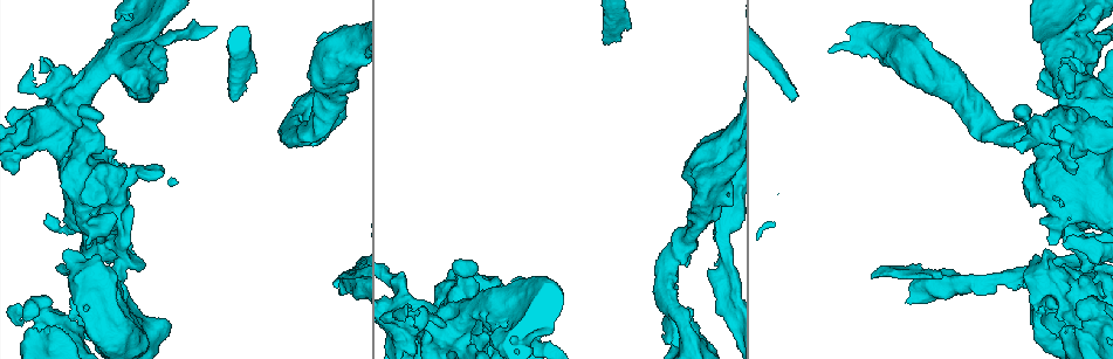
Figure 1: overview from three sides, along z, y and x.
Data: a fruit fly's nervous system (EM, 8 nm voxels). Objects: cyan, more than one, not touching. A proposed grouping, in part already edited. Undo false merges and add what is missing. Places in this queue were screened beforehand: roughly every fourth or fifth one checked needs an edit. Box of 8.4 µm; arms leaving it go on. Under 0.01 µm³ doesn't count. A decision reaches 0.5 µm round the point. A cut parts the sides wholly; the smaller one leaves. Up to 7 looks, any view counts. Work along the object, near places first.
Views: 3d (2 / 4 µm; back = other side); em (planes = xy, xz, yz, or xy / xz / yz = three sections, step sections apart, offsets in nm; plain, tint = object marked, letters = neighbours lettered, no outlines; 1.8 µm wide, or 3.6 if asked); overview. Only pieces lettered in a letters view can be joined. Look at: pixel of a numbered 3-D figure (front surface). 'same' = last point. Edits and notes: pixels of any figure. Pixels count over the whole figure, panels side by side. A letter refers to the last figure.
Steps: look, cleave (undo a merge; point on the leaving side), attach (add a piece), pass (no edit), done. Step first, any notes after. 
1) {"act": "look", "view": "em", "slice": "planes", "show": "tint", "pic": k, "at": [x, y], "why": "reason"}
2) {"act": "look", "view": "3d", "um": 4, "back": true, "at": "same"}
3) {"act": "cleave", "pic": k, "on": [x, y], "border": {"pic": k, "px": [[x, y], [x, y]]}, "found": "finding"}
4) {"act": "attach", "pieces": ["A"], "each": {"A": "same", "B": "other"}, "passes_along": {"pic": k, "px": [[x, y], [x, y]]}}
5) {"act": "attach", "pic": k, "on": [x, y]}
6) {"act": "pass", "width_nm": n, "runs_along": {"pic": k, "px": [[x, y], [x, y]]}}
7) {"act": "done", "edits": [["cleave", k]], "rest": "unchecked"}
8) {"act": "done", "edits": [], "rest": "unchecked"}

{"act": "look", "view": "em", "slice": "planes", "show": "letters", "pic": 1, "at": [228, 94], "why": "long arm stops here"}

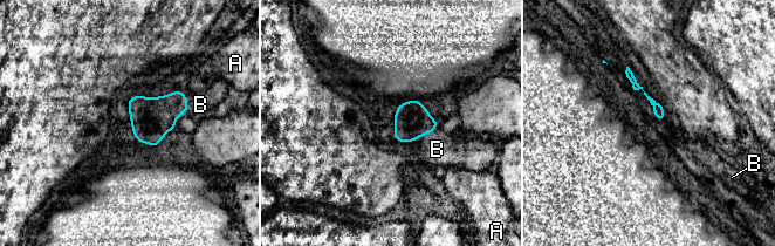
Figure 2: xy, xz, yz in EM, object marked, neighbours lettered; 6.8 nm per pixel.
{"act": "attach", "pieces": ["B"], "each": {"A": "other", "B": "same"}, "passes_along": {"pic": 2, "px": [[151, 118], [186, 109], [200, 104]]}, "found": "the neuron continues"}

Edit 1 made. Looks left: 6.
{"act": "look", "view": "overview"}

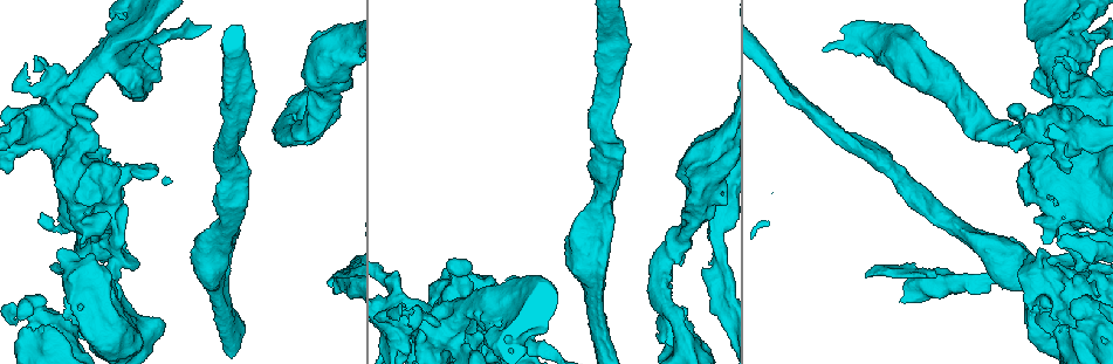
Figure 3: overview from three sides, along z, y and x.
{"act": "look", "view": "3d", "um": 4, "pic": 3, "at": [1074, 81], "why": "sudden change in width"}

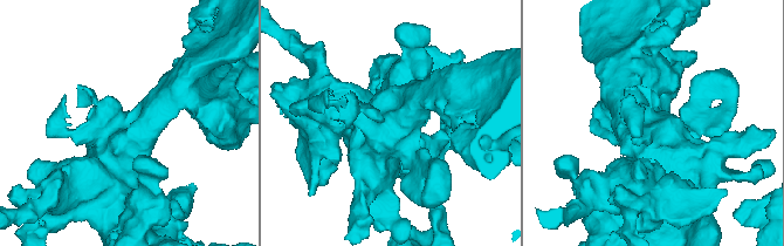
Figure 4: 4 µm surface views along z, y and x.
{"act": "look", "view": "em", "um": 3.6, "slice": "planes", "show": "plain", "pic": 4, "at": [380, 116], "why": "need the tissue"}

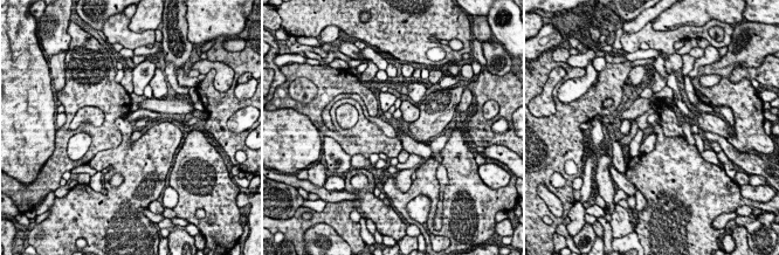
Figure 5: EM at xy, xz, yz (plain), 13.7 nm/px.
{"act": "look", "view": "em", "um": 3.6, "slice": "planes", "show": "letters", "at": "same"}

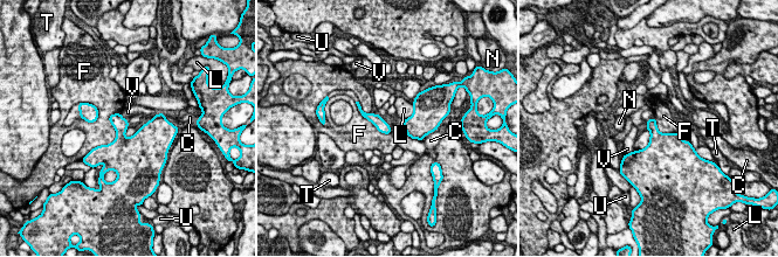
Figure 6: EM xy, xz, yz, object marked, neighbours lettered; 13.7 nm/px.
{"act": "pass", "each": {"C": "other", "F": "other", "L": "other", "N": "other", "T": "other", "U": "other", "V": "other"}, "found": "one neuron here"}

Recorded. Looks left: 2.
{"act": "look", "view": "3d", "um": 4, "pic": 3, "at": [1063, 179]}

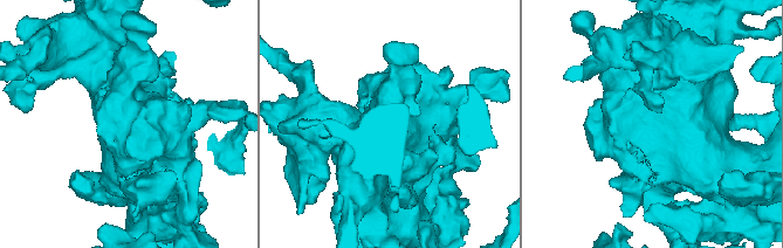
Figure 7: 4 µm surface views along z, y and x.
{"act": "look", "view": "em", "um": 3.6, "slice": "planes", "show": "letters", "pic": 7, "at": [652, 124], "why": "shape alone is not enough"}

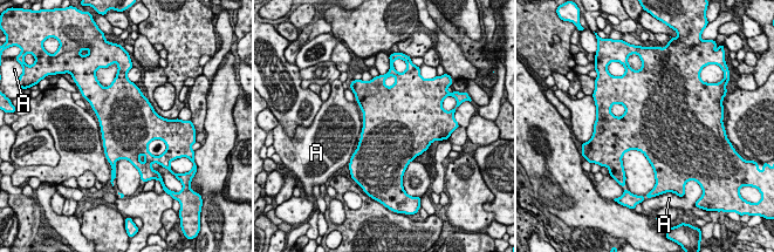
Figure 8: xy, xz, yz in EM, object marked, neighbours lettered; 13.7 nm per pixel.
{"act": "pass", "longest_contact_nm": ["A", 140], "each": {"A": "other"}, "border": {"pic": 8, "px": [[103, 150], [107, 158]]}, "found": "all the same neuron"}

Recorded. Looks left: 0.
{"act": "done", "edits": [["attach", 2]], "rest": "unchecked"}

